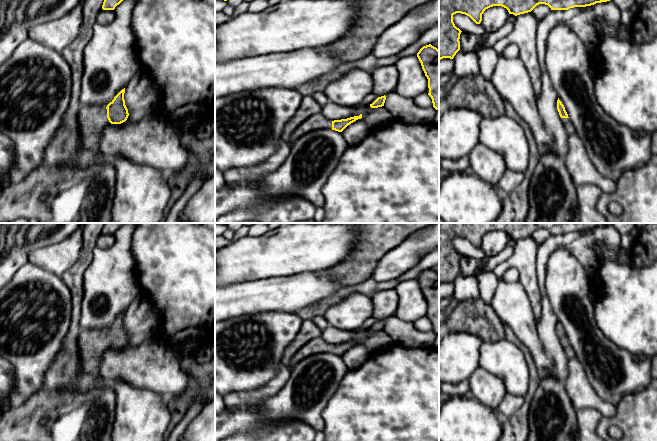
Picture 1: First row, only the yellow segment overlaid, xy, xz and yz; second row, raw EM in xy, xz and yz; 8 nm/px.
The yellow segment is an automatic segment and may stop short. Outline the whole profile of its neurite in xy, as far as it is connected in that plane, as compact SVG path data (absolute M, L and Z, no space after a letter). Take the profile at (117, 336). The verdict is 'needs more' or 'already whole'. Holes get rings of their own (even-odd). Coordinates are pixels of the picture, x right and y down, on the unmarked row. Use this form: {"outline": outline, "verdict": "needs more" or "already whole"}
{"outline": "M125 312L107 329L81 329L78 345L83 369L86 373L99 370L101 355L111 348L121 348L129 340L124 324Z", "verdict": "needs more"}

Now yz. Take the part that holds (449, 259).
{"outline": "M439 223L439 285L453 283L460 274L461 254L453 246L453 239L469 240L476 248L482 245L484 235L493 230L506 232L515 240L531 236L537 229L548 229L551 234L586 231L612 223Z", "verdict": "already whole"}

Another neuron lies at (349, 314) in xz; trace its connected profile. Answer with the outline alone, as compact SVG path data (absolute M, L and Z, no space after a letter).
M353 293L330 306L324 314L330 326L357 331L372 317L373 303L370 296Z

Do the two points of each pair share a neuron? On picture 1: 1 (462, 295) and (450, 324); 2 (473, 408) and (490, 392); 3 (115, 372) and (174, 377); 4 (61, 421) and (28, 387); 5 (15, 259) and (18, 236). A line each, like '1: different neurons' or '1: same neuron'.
1: different neurons
2: different neurons
3: same neuron
4: different neurons
5: same neuron

